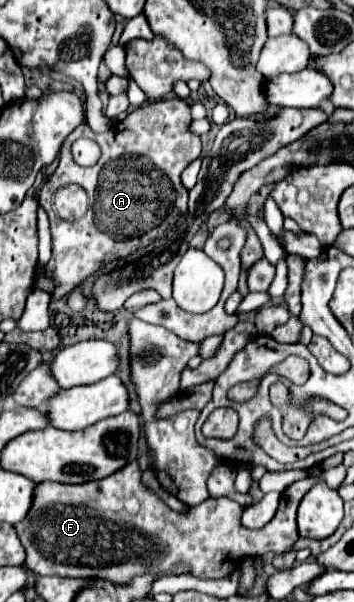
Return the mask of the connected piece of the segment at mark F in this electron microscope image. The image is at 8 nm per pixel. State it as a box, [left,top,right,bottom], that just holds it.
[16,462,316,582]

